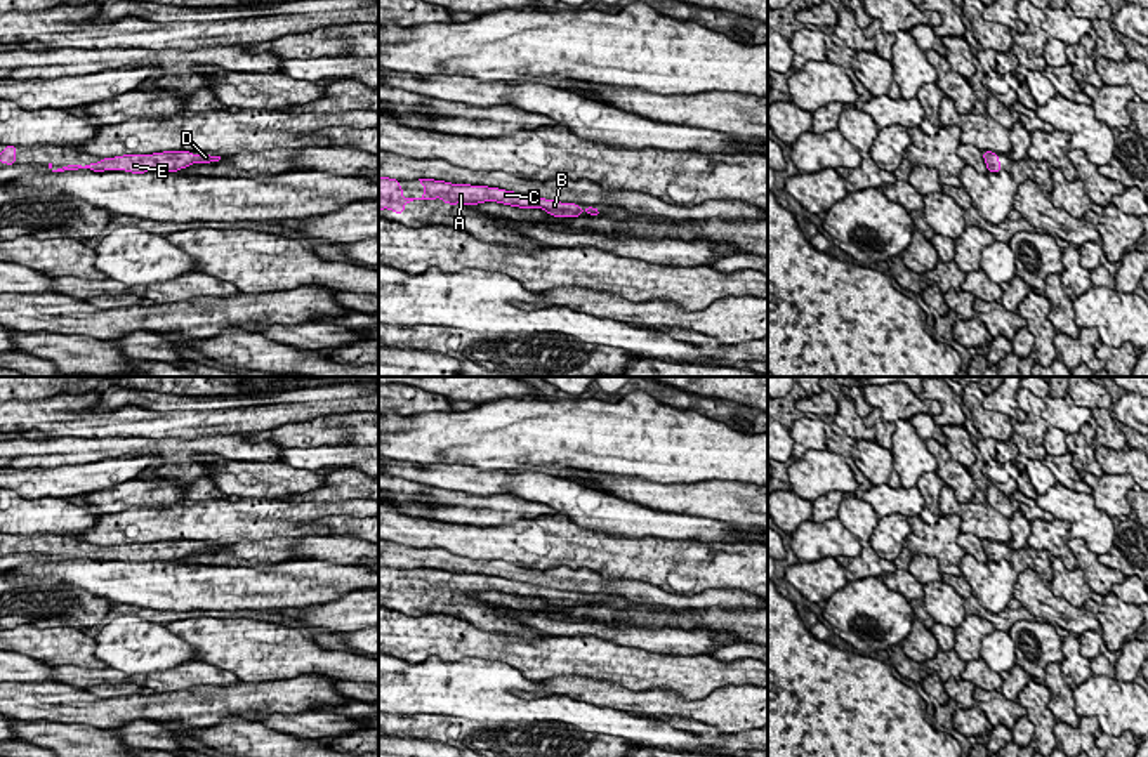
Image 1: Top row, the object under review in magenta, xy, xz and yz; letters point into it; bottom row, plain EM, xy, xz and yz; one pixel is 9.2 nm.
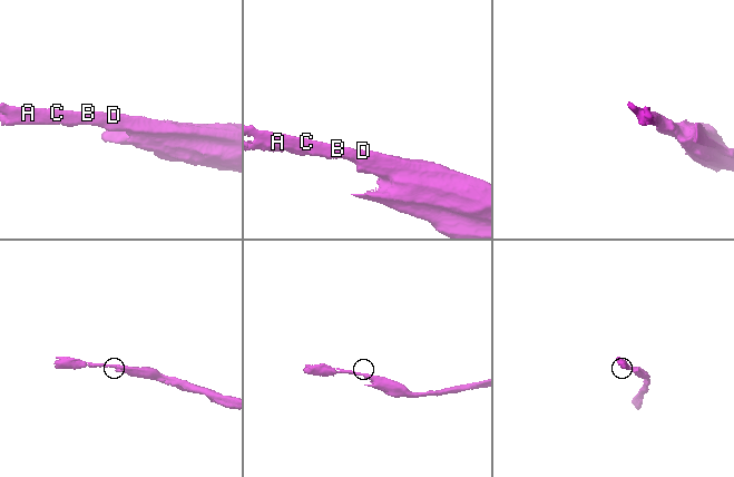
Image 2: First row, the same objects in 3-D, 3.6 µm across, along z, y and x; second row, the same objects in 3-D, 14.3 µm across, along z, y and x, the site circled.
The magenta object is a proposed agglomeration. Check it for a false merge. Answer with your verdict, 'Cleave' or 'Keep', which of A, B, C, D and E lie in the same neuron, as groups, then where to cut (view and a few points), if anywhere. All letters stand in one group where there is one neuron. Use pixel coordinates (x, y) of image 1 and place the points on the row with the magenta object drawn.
Keep. Groups: A B C D E. No split

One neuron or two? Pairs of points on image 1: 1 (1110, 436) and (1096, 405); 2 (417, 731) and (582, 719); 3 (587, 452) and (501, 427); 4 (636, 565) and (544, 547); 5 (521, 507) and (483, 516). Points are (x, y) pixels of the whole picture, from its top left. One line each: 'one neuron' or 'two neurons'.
1: one neuron
2: two neurons
3: one neuron
4: one neuron
5: one neuron

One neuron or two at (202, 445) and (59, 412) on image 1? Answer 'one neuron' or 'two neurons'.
two neurons

